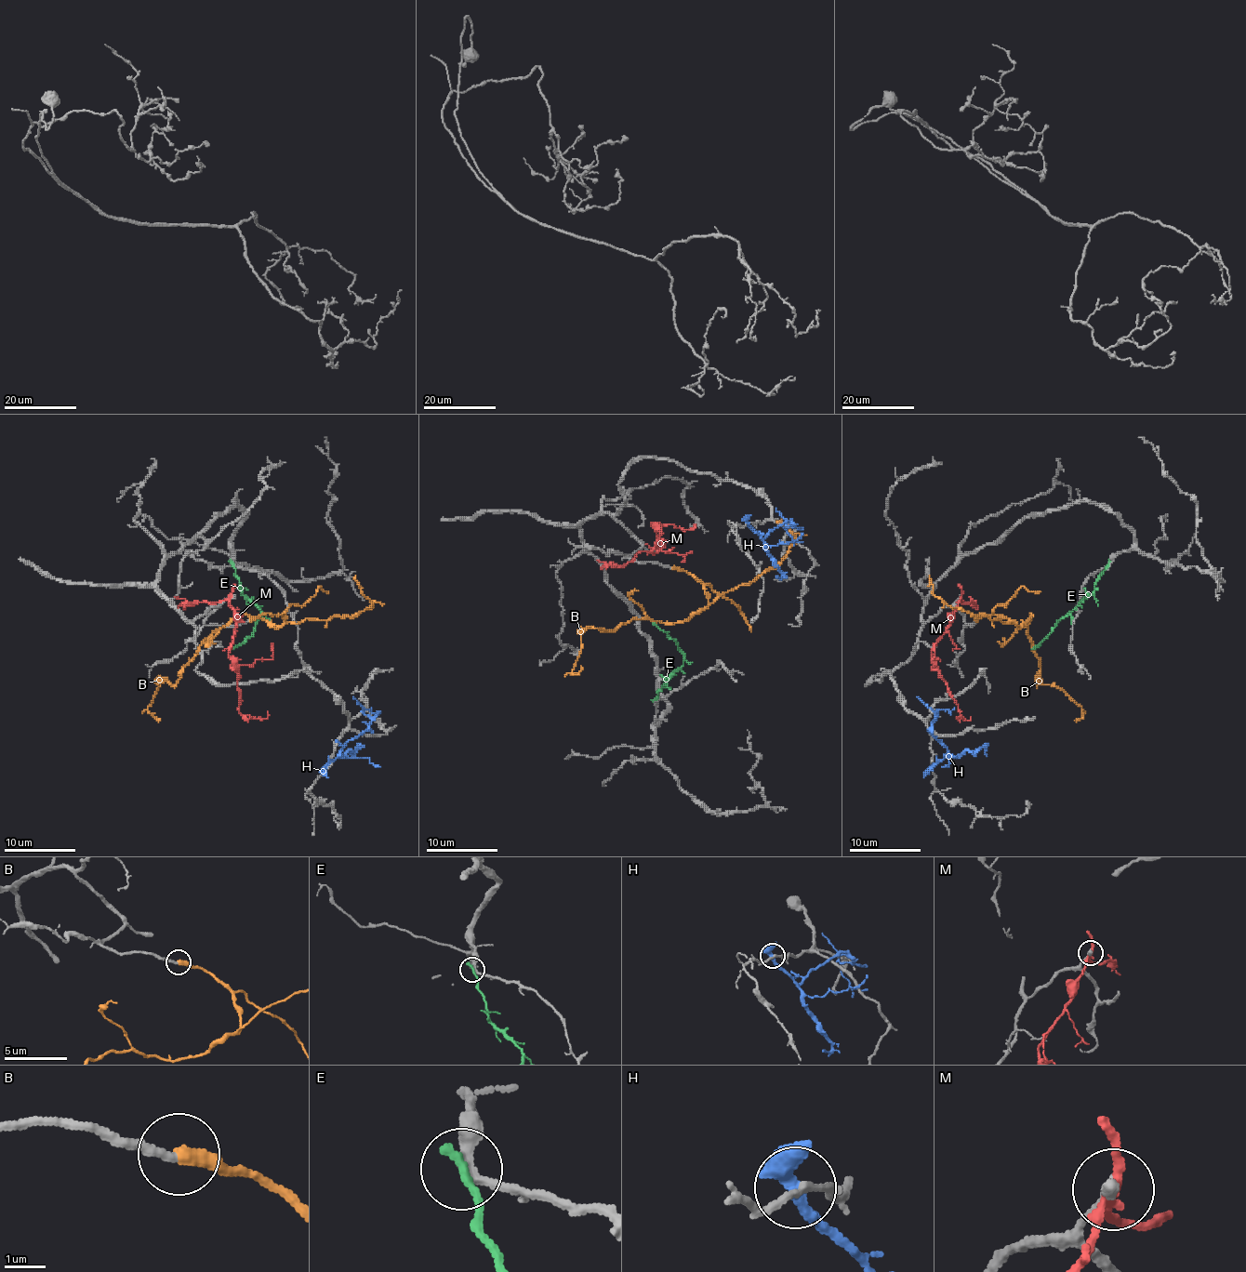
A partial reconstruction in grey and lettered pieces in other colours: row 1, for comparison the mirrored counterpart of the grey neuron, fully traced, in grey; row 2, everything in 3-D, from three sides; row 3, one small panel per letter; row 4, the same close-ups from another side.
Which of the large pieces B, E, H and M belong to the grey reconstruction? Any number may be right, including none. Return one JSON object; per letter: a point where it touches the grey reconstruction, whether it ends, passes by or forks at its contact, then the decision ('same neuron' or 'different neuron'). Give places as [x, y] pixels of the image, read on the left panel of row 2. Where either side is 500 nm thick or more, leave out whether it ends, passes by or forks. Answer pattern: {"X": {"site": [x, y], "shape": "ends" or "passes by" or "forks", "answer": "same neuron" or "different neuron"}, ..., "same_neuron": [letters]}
{"B": {"site": [250, 619], "shape": "ends", "answer": "same neuron"}, "E": {"site": [232, 563], "shape": "ends", "answer": "different neuron"}, "H": {"site": [325, 769], "shape": "passes by", "answer": "different neuron"}, "M": {"site": [229, 597], "shape": "forks", "answer": "different neuron"}, "same_neuron": ["B"]}

